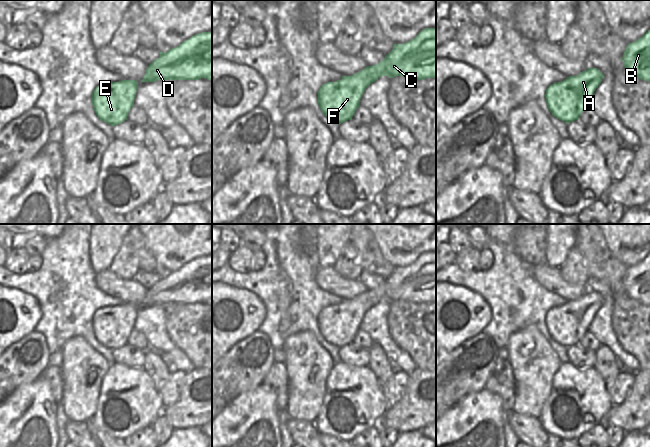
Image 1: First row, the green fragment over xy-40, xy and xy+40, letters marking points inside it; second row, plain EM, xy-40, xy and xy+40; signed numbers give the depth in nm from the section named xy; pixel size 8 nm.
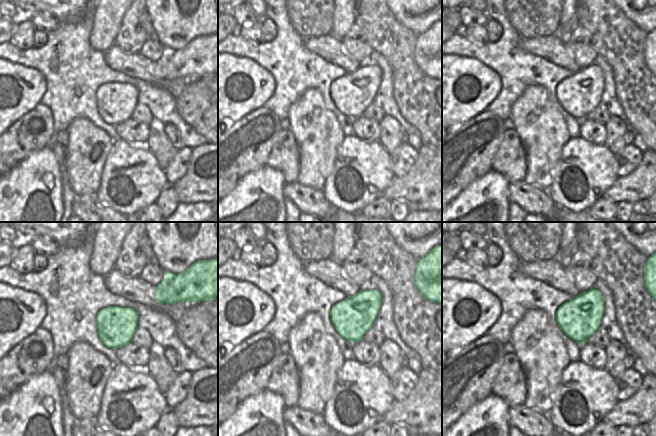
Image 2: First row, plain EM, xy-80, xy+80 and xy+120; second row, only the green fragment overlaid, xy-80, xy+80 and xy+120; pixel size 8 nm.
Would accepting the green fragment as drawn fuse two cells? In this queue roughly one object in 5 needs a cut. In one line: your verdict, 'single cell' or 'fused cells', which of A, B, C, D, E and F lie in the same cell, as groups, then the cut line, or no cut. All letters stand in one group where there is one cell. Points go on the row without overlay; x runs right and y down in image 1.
single cell | A B C D E F | no cut

